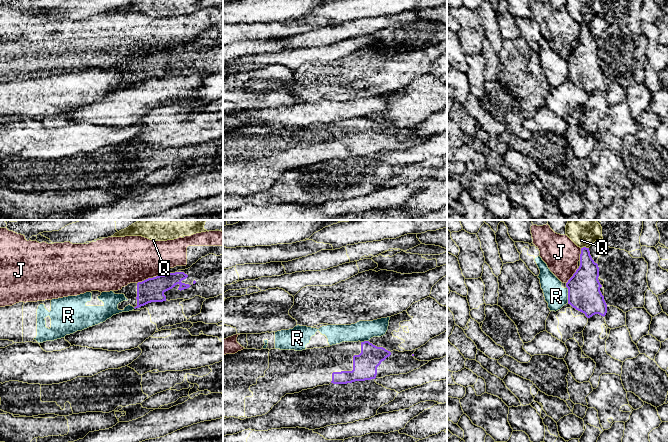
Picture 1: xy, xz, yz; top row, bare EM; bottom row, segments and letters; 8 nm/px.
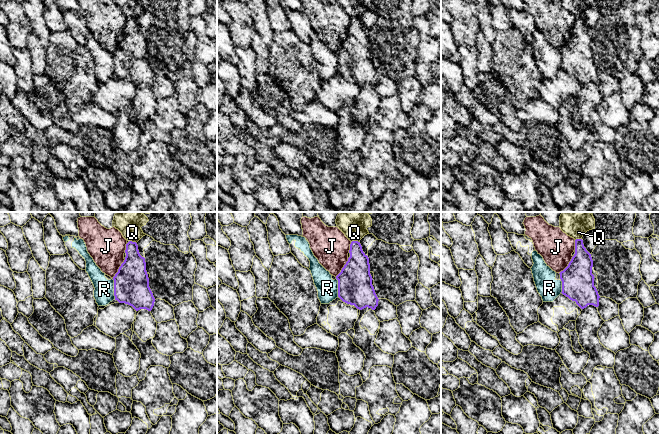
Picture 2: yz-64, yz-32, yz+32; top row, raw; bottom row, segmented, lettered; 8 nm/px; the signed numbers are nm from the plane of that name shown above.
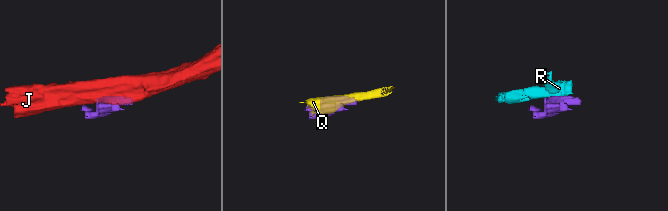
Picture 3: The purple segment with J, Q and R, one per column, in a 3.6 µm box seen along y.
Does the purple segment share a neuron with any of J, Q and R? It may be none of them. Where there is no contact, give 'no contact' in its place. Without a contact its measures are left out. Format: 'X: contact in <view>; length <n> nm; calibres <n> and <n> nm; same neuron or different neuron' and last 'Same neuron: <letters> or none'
J: contact in xy; length 280 nm; calibres 190 and 380 nm; different neuron
Q: contact in yz; length 60 nm; calibres 200 and 190 nm; different neuron
R: contact in yz; length 140 nm; calibres 260 and 180 nm; different neuron
Same neuron: none

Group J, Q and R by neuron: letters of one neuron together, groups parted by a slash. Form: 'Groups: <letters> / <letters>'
Groups: J / Q / R

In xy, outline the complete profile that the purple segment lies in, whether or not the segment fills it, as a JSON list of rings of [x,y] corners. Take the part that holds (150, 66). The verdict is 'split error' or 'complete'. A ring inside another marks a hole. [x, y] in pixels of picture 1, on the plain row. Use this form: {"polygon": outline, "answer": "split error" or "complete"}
{"polygon": [[[209,30],[188,45],[130,59],[113,68],[124,70],[128,75],[118,80],[119,86],[128,81],[136,85],[151,78],[223,71],[223,31]]], "answer": "split error"}

